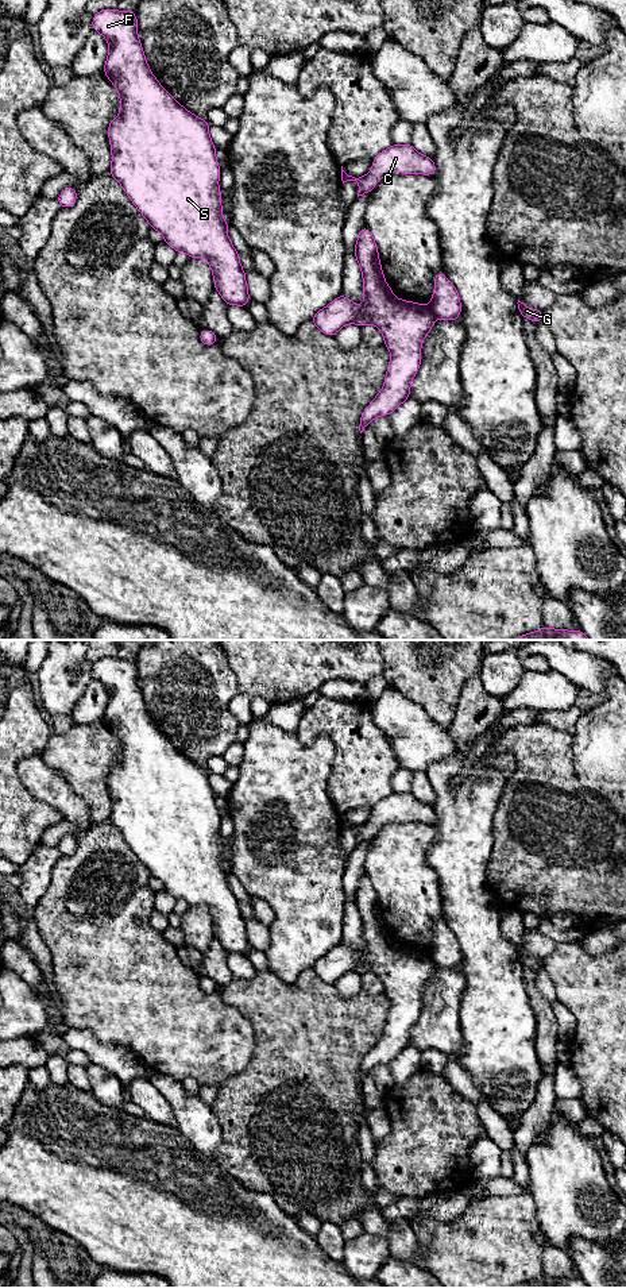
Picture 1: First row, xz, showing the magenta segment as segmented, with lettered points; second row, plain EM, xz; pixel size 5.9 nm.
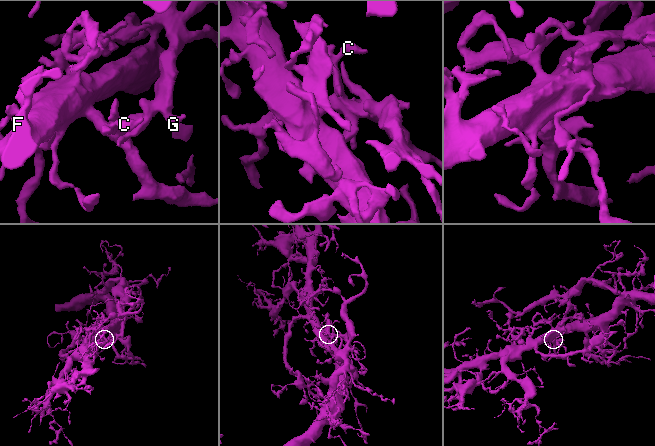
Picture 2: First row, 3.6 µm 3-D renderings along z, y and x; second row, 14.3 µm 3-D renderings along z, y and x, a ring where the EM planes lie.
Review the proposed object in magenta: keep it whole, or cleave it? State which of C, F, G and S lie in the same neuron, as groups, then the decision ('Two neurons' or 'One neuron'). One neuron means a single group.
Groups: C F G S. One neuron

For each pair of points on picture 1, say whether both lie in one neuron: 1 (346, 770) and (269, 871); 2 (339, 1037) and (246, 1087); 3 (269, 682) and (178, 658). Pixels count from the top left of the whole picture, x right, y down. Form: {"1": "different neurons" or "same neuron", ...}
{"1": "different neurons", "2": "same neuron", "3": "different neurons"}

